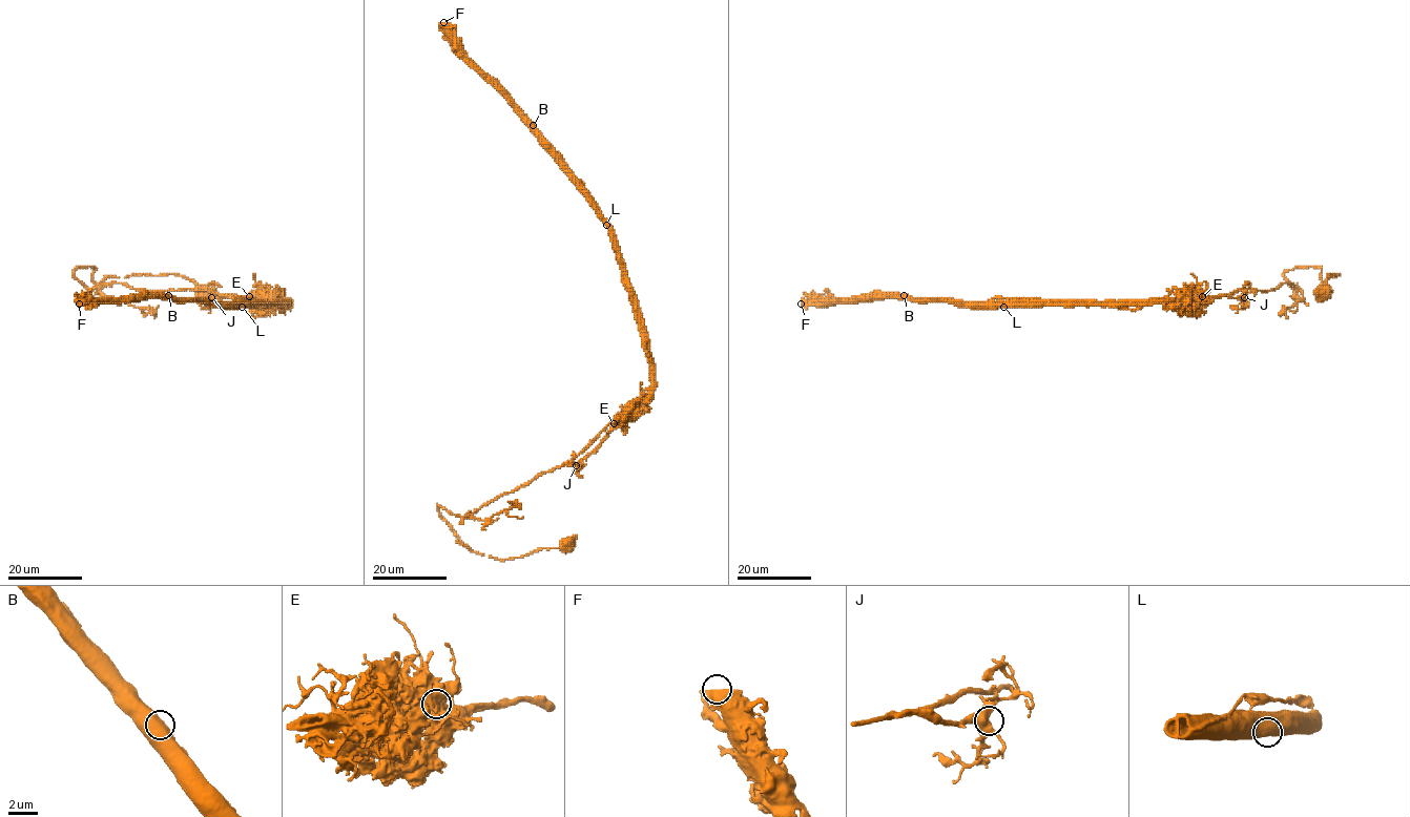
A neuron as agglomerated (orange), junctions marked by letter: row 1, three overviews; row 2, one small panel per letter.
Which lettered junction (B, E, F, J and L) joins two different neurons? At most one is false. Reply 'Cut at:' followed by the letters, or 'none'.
Cut at: B

